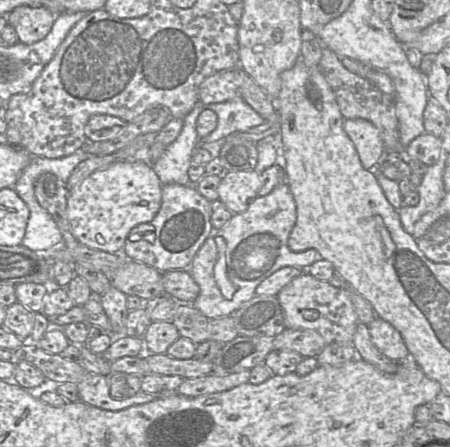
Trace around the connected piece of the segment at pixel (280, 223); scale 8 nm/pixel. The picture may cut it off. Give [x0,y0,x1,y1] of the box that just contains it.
[189,182,322,320]

